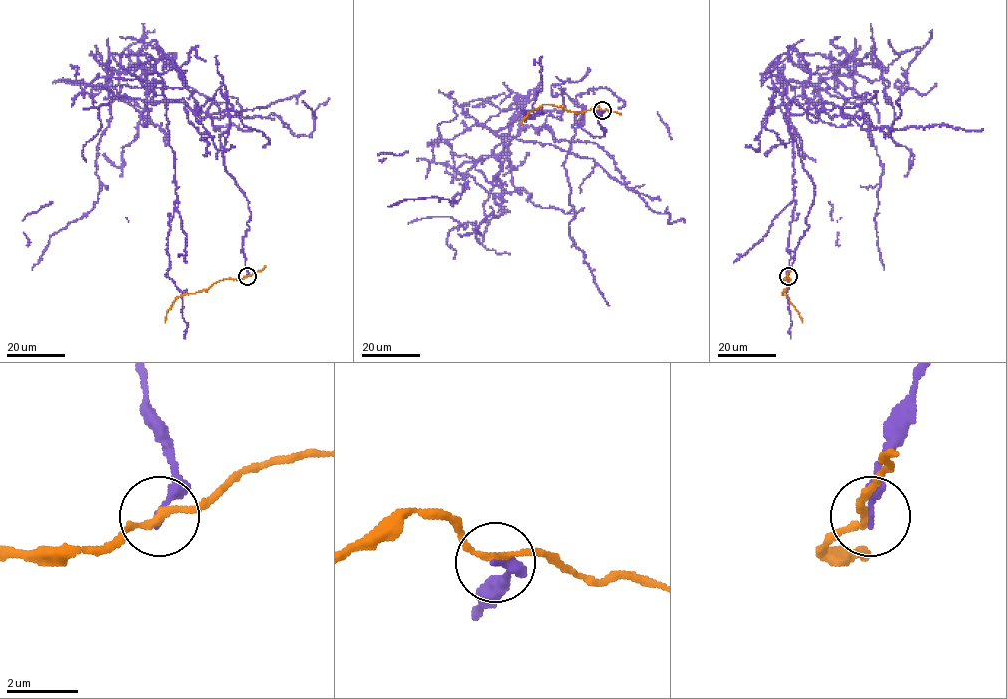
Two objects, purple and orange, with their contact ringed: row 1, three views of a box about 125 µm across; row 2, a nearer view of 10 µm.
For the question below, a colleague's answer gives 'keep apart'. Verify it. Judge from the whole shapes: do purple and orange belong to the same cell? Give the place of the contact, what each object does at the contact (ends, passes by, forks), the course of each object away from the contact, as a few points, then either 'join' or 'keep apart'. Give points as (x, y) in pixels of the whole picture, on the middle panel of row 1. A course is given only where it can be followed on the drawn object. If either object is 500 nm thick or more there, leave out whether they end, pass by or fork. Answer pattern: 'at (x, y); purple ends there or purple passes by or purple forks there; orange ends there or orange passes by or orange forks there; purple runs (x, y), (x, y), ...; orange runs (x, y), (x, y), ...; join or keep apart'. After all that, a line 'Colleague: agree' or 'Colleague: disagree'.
at (602, 110); purple ends there; orange passes by; purple runs (602, 110), (603, 136), (585, 107), (576, 141), (526, 126), (455, 171), (445, 141), (540, 113); orange runs (602, 110), (594, 106), (575, 113), (550, 104), (540, 105), (520, 124); keep apart
Colleague: agree

